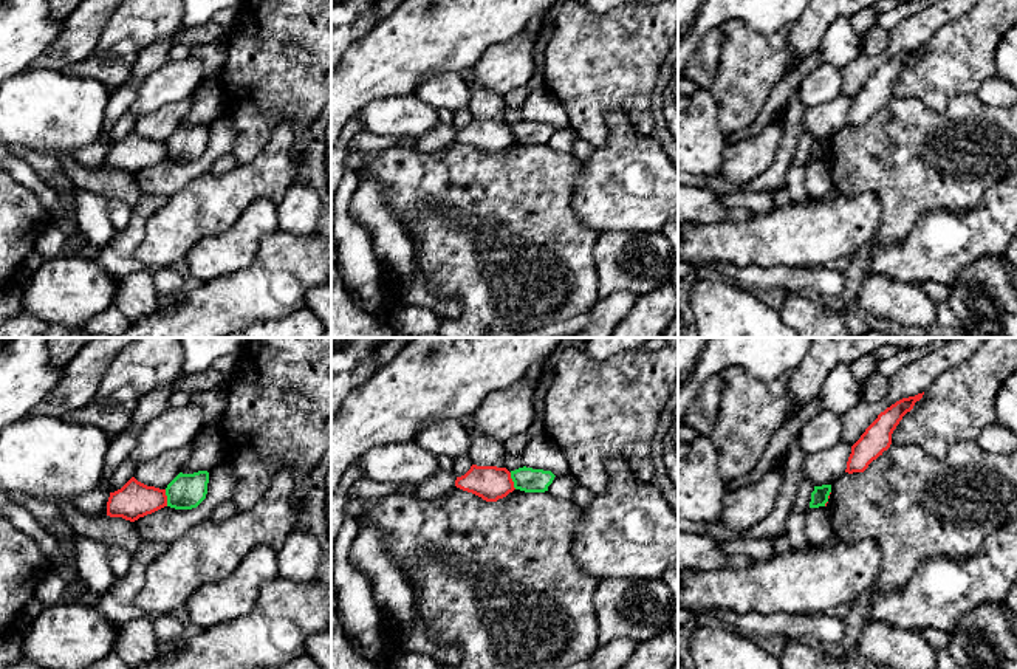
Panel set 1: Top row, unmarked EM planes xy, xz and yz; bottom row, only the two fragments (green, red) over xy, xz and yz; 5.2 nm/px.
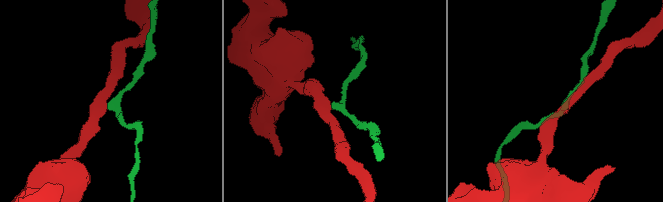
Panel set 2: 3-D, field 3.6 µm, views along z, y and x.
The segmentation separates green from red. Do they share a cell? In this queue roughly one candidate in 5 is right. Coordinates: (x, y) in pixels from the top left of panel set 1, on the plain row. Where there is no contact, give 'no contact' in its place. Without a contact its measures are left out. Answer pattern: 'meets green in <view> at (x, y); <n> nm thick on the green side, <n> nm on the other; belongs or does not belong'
meets green in xy at (167, 150); 190 nm thick on the green side, 190 nm on the other; does not belong

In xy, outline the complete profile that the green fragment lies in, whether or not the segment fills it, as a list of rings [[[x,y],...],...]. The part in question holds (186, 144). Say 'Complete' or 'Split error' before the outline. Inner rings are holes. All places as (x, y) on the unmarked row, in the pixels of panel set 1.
Complete. [[[180,125],[166,141],[167,160],[175,163],[197,161],[207,147],[209,125]]]

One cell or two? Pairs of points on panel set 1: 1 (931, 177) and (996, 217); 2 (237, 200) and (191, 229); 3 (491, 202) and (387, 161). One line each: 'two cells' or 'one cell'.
1: two cells
2: one cell
3: one cell

